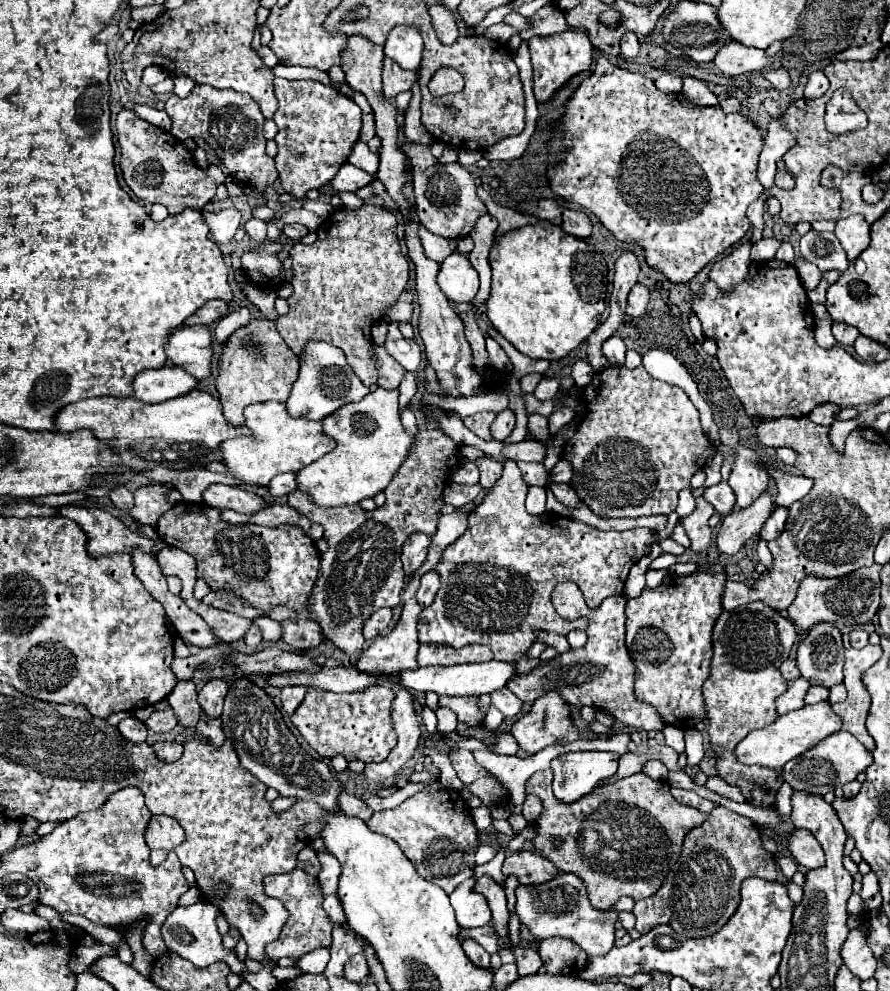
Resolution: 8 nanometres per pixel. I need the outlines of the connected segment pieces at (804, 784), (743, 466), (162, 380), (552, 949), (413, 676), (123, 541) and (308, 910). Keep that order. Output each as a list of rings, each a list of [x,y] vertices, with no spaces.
[[[841,730],[837,734],[831,734],[823,742],[819,742],[817,748],[807,750],[799,758],[787,762],[783,766],[783,778],[797,792],[811,792],[823,796],[827,792],[835,792],[847,782],[853,782],[857,774],[865,772],[871,764],[873,764],[871,752],[853,734]]]
[[[721,446],[721,450],[725,454],[737,452],[735,464],[733,464],[733,470],[731,470],[731,476],[729,476],[729,486],[737,494],[737,506],[747,508],[767,490],[769,474],[767,474],[767,470],[763,470],[759,466],[757,452],[743,448],[743,446],[737,446],[737,448]]]
[[[163,366],[159,370],[143,370],[135,378],[135,398],[141,402],[157,404],[183,394],[189,394],[197,388],[199,380],[189,372],[177,366]]]
[[[547,938],[539,944],[539,956],[549,974],[577,974],[587,964],[587,954],[573,940]]]
[[[485,662],[485,664],[457,664],[457,666],[429,666],[429,668],[417,668],[417,670],[401,670],[397,674],[397,680],[403,688],[415,690],[415,692],[435,692],[435,694],[445,694],[445,696],[481,696],[481,694],[491,694],[495,690],[501,690],[507,680],[515,674],[513,666],[507,666],[505,662]]]
[[[61,506],[61,516],[75,520],[83,528],[91,558],[101,558],[113,552],[131,552],[133,548],[151,552],[155,544],[155,540],[131,532],[121,520],[99,508]]]
[[[295,868],[287,874],[275,874],[265,878],[265,892],[273,898],[279,898],[281,902],[285,902],[287,910],[289,910],[289,920],[285,922],[285,930],[281,932],[281,936],[277,938],[277,942],[269,944],[269,958],[279,960],[283,956],[287,958],[301,958],[303,954],[315,950],[315,948],[329,948],[331,946],[331,920],[327,916],[327,912],[323,910],[323,892],[321,886],[317,882],[317,878],[309,876],[307,872],[303,872],[301,868]]]

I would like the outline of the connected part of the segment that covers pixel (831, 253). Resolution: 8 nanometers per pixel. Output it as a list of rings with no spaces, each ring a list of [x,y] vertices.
[[[809,230],[801,238],[801,256],[805,260],[817,264],[821,272],[825,272],[825,270],[845,272],[849,266],[847,254],[841,248],[841,244],[833,232]]]

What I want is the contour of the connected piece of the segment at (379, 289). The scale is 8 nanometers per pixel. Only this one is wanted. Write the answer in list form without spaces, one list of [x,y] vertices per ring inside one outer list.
[[[361,206],[357,210],[351,208],[339,208],[333,214],[341,214],[343,220],[325,220],[317,230],[317,240],[311,246],[305,246],[301,242],[295,242],[291,248],[291,260],[293,260],[293,294],[287,300],[291,310],[287,316],[281,316],[275,324],[279,334],[283,336],[285,344],[299,354],[301,346],[305,342],[327,342],[337,348],[341,348],[347,356],[349,366],[359,376],[359,380],[371,388],[377,382],[377,370],[375,362],[371,358],[371,326],[381,320],[381,314],[385,306],[397,302],[401,292],[405,290],[405,284],[409,280],[409,264],[405,256],[401,254],[399,238],[397,238],[397,220],[395,214],[391,214],[385,208],[379,206]]]

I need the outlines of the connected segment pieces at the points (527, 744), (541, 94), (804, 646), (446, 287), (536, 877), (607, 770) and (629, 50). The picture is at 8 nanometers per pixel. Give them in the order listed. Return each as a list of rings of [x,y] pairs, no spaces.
[[[551,690],[547,694],[543,694],[541,698],[535,700],[533,708],[513,724],[511,728],[511,734],[513,738],[517,740],[519,748],[525,750],[527,754],[537,754],[539,750],[551,746],[551,744],[569,744],[573,740],[581,740],[581,738],[587,738],[591,740],[593,736],[589,736],[587,732],[581,732],[575,724],[573,724],[573,718],[571,718],[571,710],[569,710],[569,704],[561,698],[561,694],[557,690]]]
[[[557,32],[551,36],[535,36],[529,40],[531,64],[533,64],[533,94],[539,104],[545,104],[553,98],[557,90],[561,90],[573,76],[587,72],[593,62],[593,48],[585,34],[581,32]]]
[[[817,624],[797,650],[797,666],[811,682],[825,688],[843,682],[843,642],[833,624]]]
[[[453,252],[441,264],[437,284],[443,294],[456,304],[471,303],[479,290],[477,270],[471,266],[465,254]]]
[[[529,850],[513,852],[503,862],[503,876],[515,876],[521,884],[543,884],[553,880],[557,874],[559,870],[551,860]]]
[[[569,752],[551,762],[553,792],[559,802],[573,804],[589,794],[597,782],[617,770],[615,752]]]
[[[625,34],[620,41],[620,55],[625,58],[625,60],[631,60],[638,55],[640,50],[640,44],[638,37],[635,34]]]

